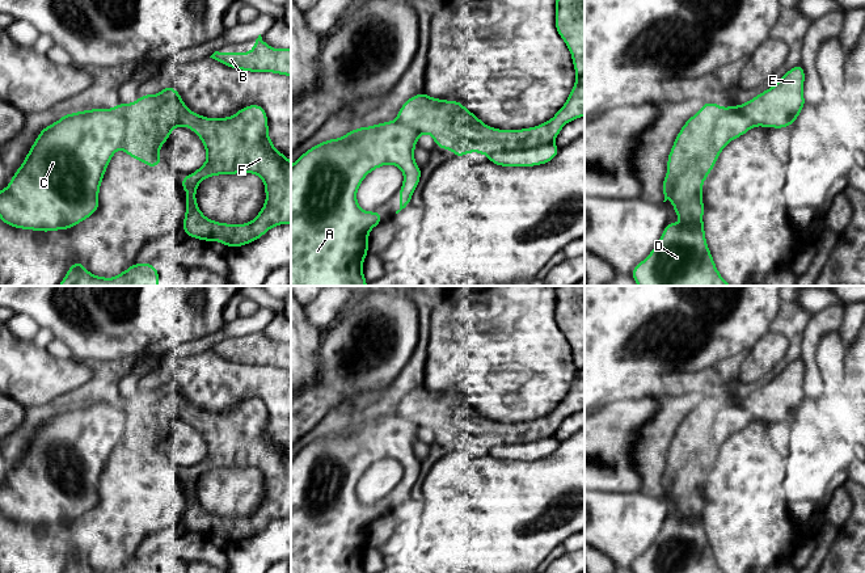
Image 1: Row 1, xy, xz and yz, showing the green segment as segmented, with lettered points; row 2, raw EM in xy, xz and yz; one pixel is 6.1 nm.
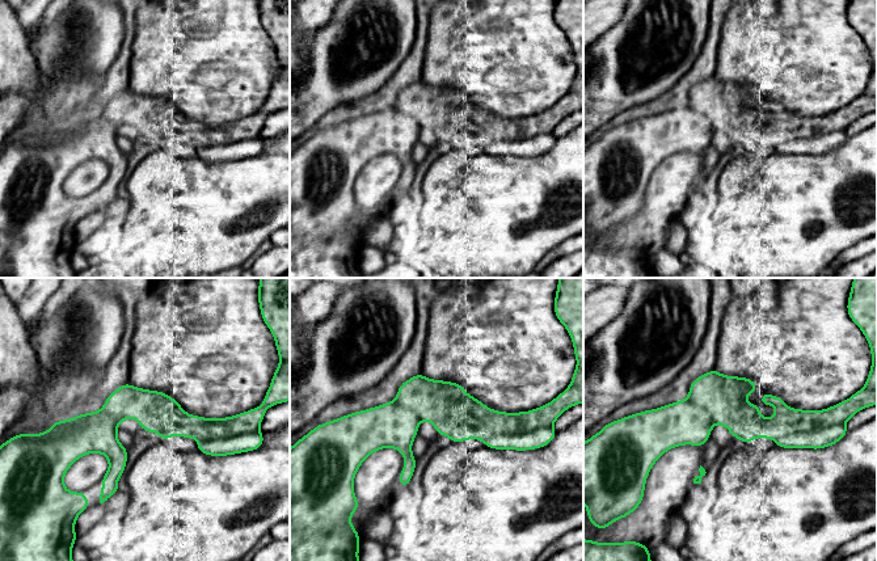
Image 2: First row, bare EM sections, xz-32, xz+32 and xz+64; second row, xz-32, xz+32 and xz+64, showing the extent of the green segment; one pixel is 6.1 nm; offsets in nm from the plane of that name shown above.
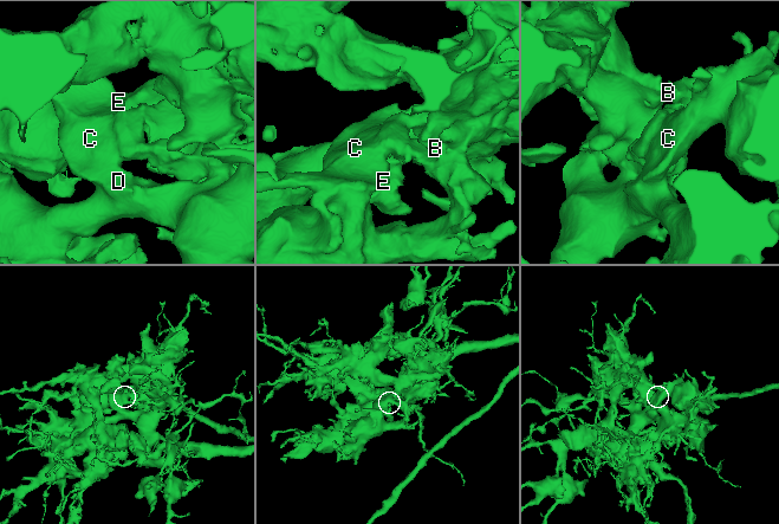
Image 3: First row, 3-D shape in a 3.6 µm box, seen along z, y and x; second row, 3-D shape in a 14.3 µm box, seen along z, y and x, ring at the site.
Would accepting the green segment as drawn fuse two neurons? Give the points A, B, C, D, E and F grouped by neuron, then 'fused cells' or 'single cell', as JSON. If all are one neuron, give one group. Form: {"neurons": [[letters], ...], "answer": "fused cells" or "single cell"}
{"neurons": [["A", "C", "D", "E"], ["B", "F"]], "answer": "fused cells"}

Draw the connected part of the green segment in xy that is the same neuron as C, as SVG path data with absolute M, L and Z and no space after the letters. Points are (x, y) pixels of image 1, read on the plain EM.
M90 403L71 408L64 408L59 414L41 424L37 430L34 438L28 446L22 459L14 464L13 472L5 483L0 484L0 514L8 519L20 522L20 523L31 523L31 524L59 524L59 523L69 523L71 521L81 517L88 513L93 506L100 501L98 486L101 475L105 469L106 462L114 450L114 414L119 413L118 408L111 405L110 403Z

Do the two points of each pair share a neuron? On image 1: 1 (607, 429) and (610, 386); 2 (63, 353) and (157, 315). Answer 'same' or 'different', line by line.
1: different
2: different

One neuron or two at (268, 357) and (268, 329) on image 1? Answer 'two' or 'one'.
two

